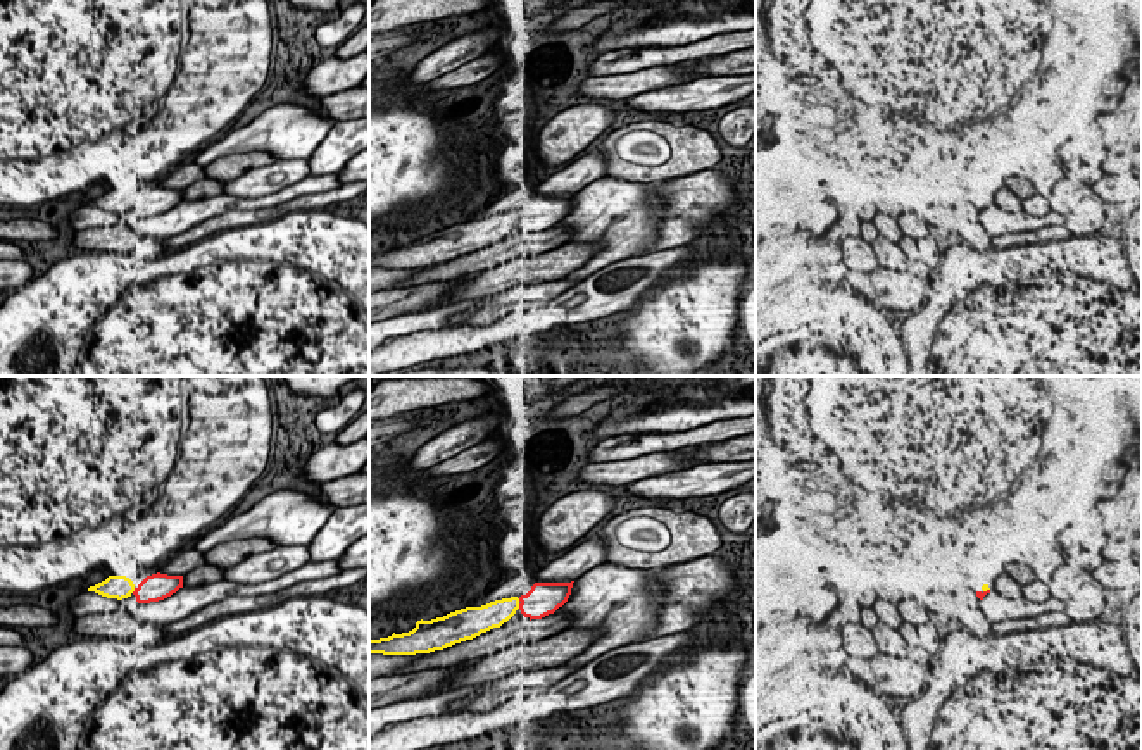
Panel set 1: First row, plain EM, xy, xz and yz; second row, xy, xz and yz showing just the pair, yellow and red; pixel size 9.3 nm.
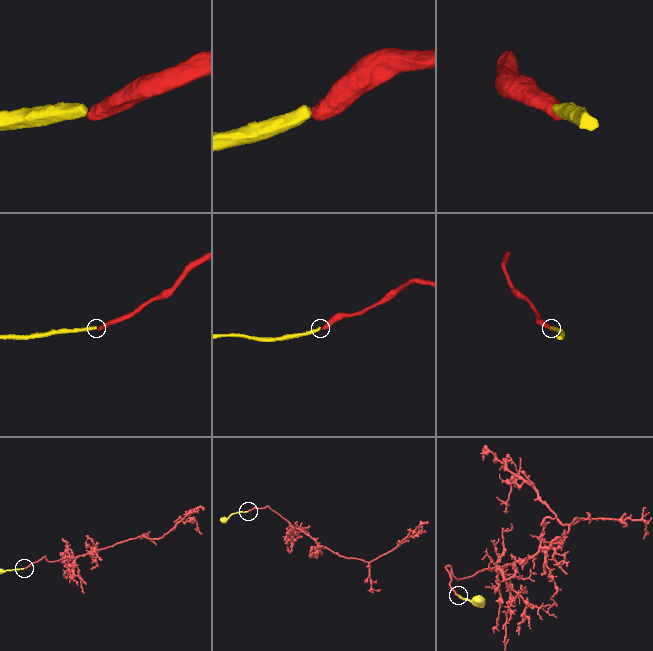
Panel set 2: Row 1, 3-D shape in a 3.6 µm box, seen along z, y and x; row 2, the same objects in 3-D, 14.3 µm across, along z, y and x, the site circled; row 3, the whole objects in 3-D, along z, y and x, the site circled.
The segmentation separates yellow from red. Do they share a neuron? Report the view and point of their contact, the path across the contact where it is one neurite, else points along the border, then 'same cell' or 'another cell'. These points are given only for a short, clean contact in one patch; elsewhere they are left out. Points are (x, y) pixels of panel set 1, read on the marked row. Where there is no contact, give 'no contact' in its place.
xy (133, 590) | across xy (114, 587), (133, 590), (157, 587) | same cell

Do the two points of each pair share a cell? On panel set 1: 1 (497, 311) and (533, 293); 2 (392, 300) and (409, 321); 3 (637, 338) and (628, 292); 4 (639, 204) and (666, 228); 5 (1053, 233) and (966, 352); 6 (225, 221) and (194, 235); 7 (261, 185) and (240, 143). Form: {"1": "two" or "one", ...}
{"1": "one", "2": "two", "3": "two", "4": "two", "5": "two", "6": "one", "7": "two"}

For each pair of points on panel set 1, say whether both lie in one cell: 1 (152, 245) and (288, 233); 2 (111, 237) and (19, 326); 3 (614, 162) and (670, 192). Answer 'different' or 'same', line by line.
1: different
2: different
3: different

